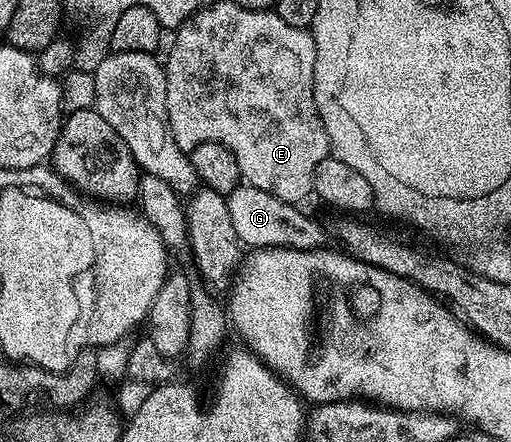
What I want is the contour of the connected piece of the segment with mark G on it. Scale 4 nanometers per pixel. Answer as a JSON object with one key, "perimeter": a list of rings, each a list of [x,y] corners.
{"perimeter":[[[248,184],[236,187],[226,197],[229,215],[232,219],[233,227],[242,245],[249,248],[265,249],[267,247],[291,247],[293,250],[313,250],[324,247],[327,242],[327,232],[322,226],[305,213],[301,212],[294,203],[275,197],[273,193],[264,192],[263,189],[255,188]]]}

